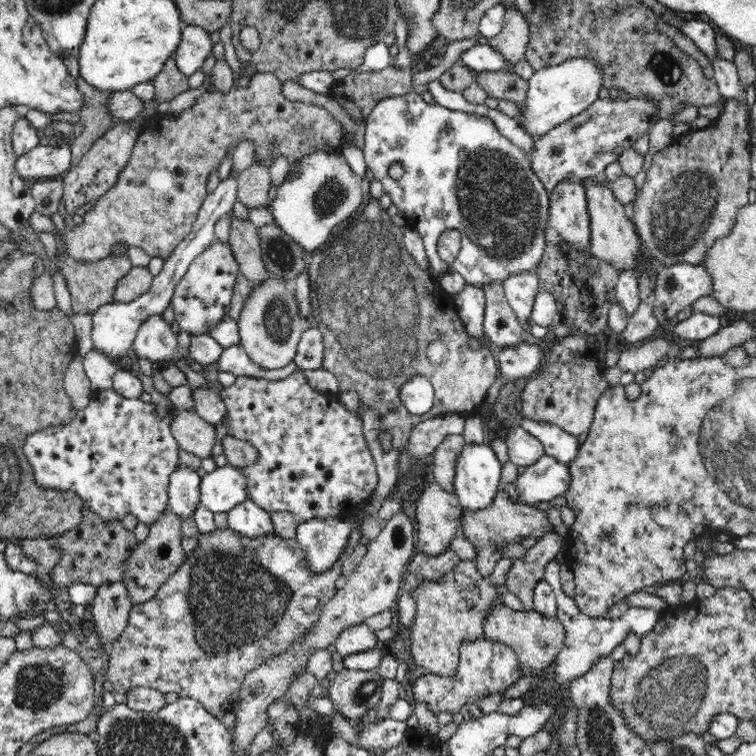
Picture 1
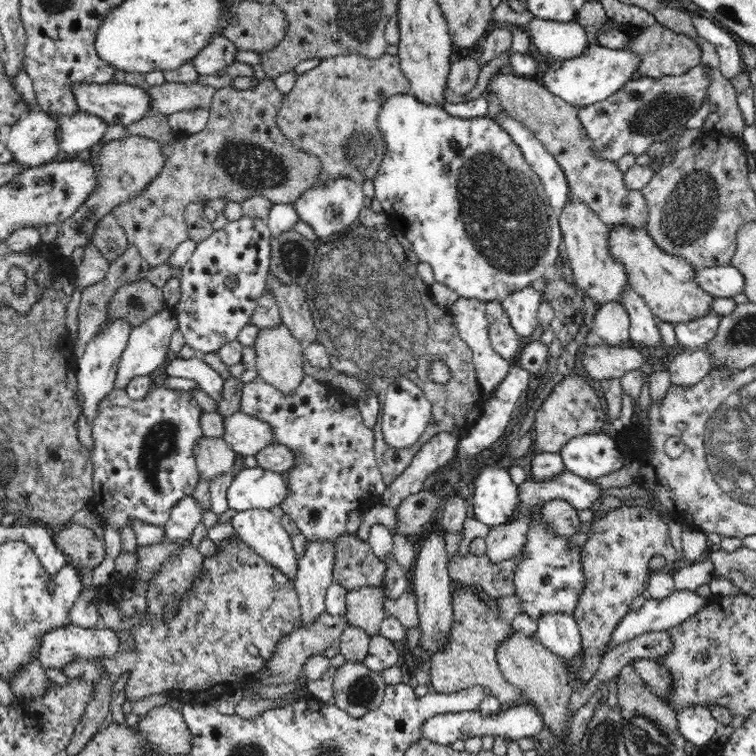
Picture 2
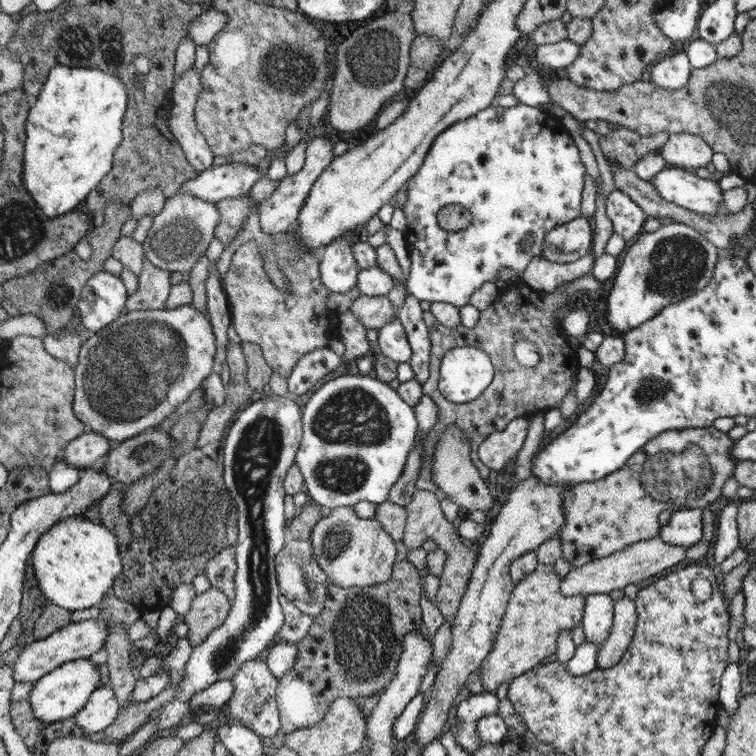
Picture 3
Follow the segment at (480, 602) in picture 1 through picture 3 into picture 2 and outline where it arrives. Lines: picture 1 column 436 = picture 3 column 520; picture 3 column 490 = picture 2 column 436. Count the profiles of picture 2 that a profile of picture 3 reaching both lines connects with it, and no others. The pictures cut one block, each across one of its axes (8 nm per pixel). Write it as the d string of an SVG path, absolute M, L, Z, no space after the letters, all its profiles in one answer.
M460 586L454 592L454 624L450 632L450 644L434 656L430 662L430 682L436 692L458 694L470 688L484 688L490 696L496 696L502 708L522 702L522 692L514 688L498 664L498 648L506 642L516 630L512 628L514 616L520 612L520 600L516 596L496 598L496 610L492 610L484 600L478 598L474 588Z

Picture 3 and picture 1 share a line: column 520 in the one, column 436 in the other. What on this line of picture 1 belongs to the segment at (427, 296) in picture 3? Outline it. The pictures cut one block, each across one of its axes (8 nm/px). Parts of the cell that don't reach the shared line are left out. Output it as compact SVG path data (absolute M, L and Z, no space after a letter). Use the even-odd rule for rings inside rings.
M410 92L410 94L406 94L406 96L386 98L386 100L382 100L382 102L378 102L378 104L374 106L374 110L370 112L370 116L366 118L366 138L364 138L364 140L366 140L366 142L364 142L364 150L362 150L362 152L364 152L364 158L366 158L368 168L372 170L374 178L382 182L384 192L390 194L394 210L406 214L406 216L408 216L408 218L406 218L406 220L408 220L406 224L408 224L410 228L414 228L414 230L422 236L422 242L424 242L426 254L428 254L428 262L430 262L430 266L434 268L434 274L440 274L440 276L442 276L442 274L448 272L448 268L450 268L450 270L462 274L470 286L484 288L484 286L488 286L488 284L504 284L510 276L516 276L516 274L520 274L520 272L534 272L536 268L540 268L540 262L542 262L542 258L544 258L546 244L548 244L544 236L546 236L546 228L548 228L548 222L550 222L550 190L544 188L542 180L540 180L538 174L534 172L532 156L530 156L530 154L524 154L518 146L514 146L508 138L504 138L504 136L498 132L498 128L494 126L492 118L484 118L484 116L478 116L478 114L468 114L468 112L450 110L450 108L444 108L444 106L440 106L440 104L428 104L420 94ZM394 162L402 164L404 170L406 170L400 180L392 180L392 178L388 176L388 168L390 168L390 164L394 164ZM448 228L458 230L460 236L462 236L462 248L460 248L460 254L456 256L456 262L454 262L454 264L446 264L446 262L438 256L438 250L436 250L436 242L438 242L440 234L442 234L444 230L448 230Z

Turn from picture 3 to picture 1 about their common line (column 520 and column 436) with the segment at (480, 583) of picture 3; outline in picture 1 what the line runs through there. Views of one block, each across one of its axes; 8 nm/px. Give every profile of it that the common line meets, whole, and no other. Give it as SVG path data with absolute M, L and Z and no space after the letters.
M430 482L420 498L416 500L416 524L418 524L418 552L424 556L440 556L446 554L450 550L450 540L454 540L454 536L458 536L460 528L462 528L462 514L464 508L458 500L458 496L448 494L446 490L440 488L440 484Z

